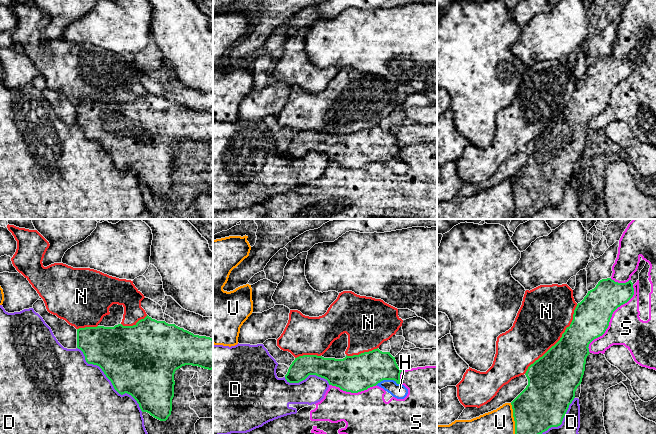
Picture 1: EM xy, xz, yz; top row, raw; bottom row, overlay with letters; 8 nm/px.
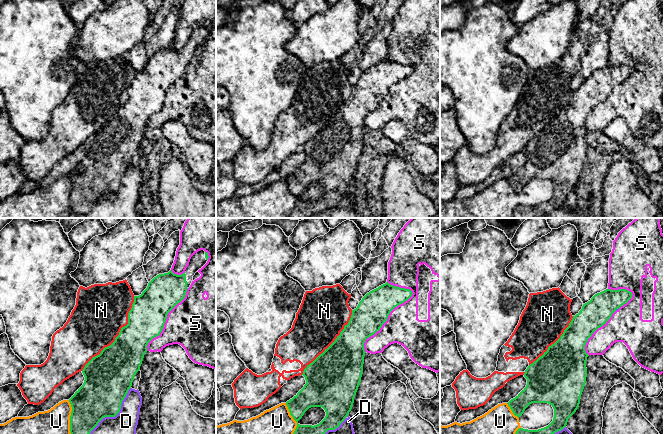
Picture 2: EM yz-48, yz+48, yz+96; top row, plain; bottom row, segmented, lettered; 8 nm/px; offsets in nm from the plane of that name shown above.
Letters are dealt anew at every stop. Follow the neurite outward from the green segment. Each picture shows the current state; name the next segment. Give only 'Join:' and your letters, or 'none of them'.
Join: H

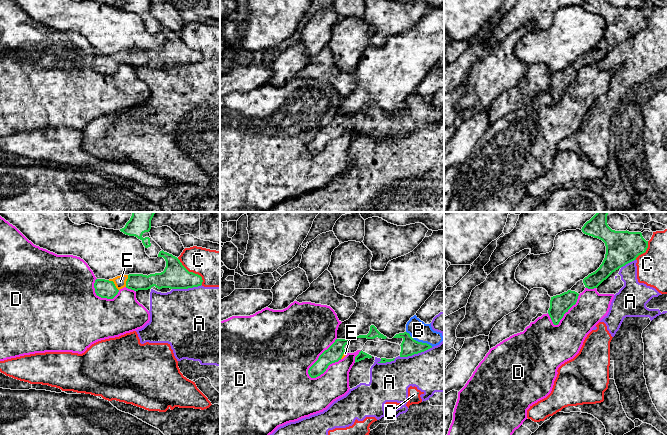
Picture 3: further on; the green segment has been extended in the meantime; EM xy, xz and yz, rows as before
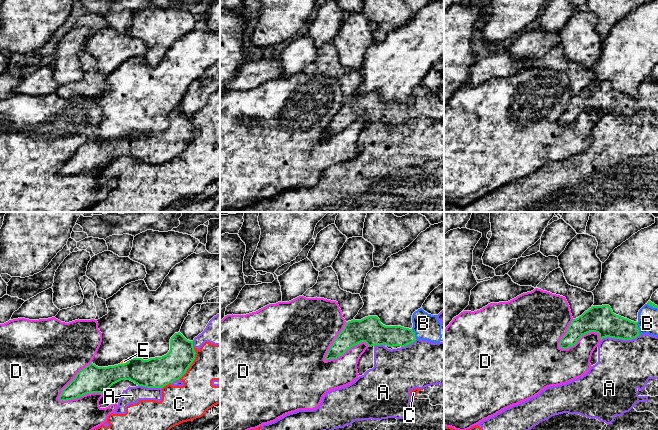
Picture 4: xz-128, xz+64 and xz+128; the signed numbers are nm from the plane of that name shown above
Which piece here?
Join: B, E

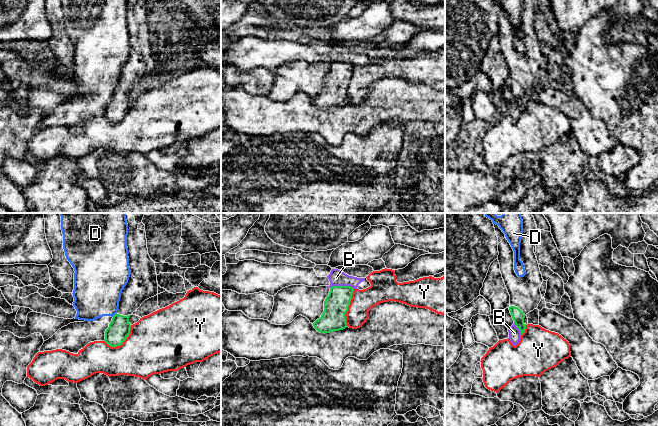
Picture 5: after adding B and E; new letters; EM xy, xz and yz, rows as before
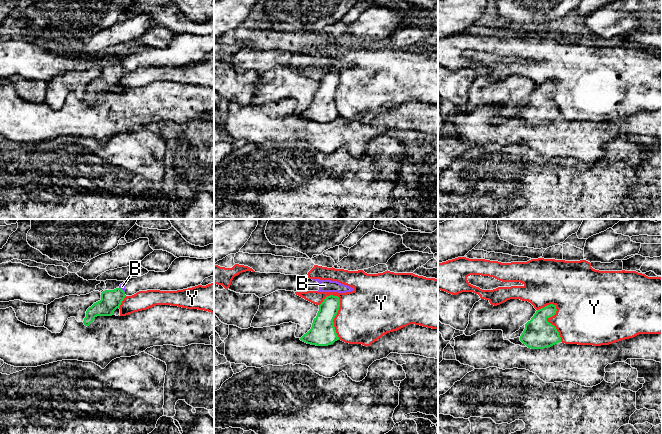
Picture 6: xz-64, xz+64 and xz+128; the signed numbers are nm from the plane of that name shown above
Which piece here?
Join: none of them

